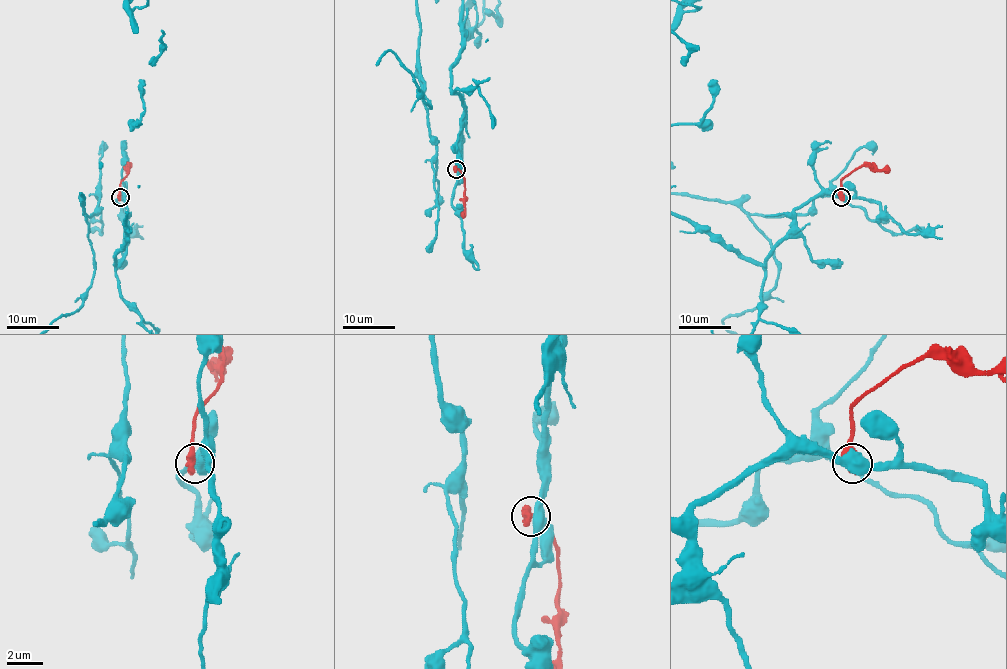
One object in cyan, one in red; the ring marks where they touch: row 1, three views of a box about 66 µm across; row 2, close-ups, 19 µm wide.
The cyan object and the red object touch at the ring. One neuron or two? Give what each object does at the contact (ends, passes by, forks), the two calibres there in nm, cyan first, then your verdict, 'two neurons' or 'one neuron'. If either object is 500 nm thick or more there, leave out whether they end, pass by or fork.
650/600 nm | two neurons

